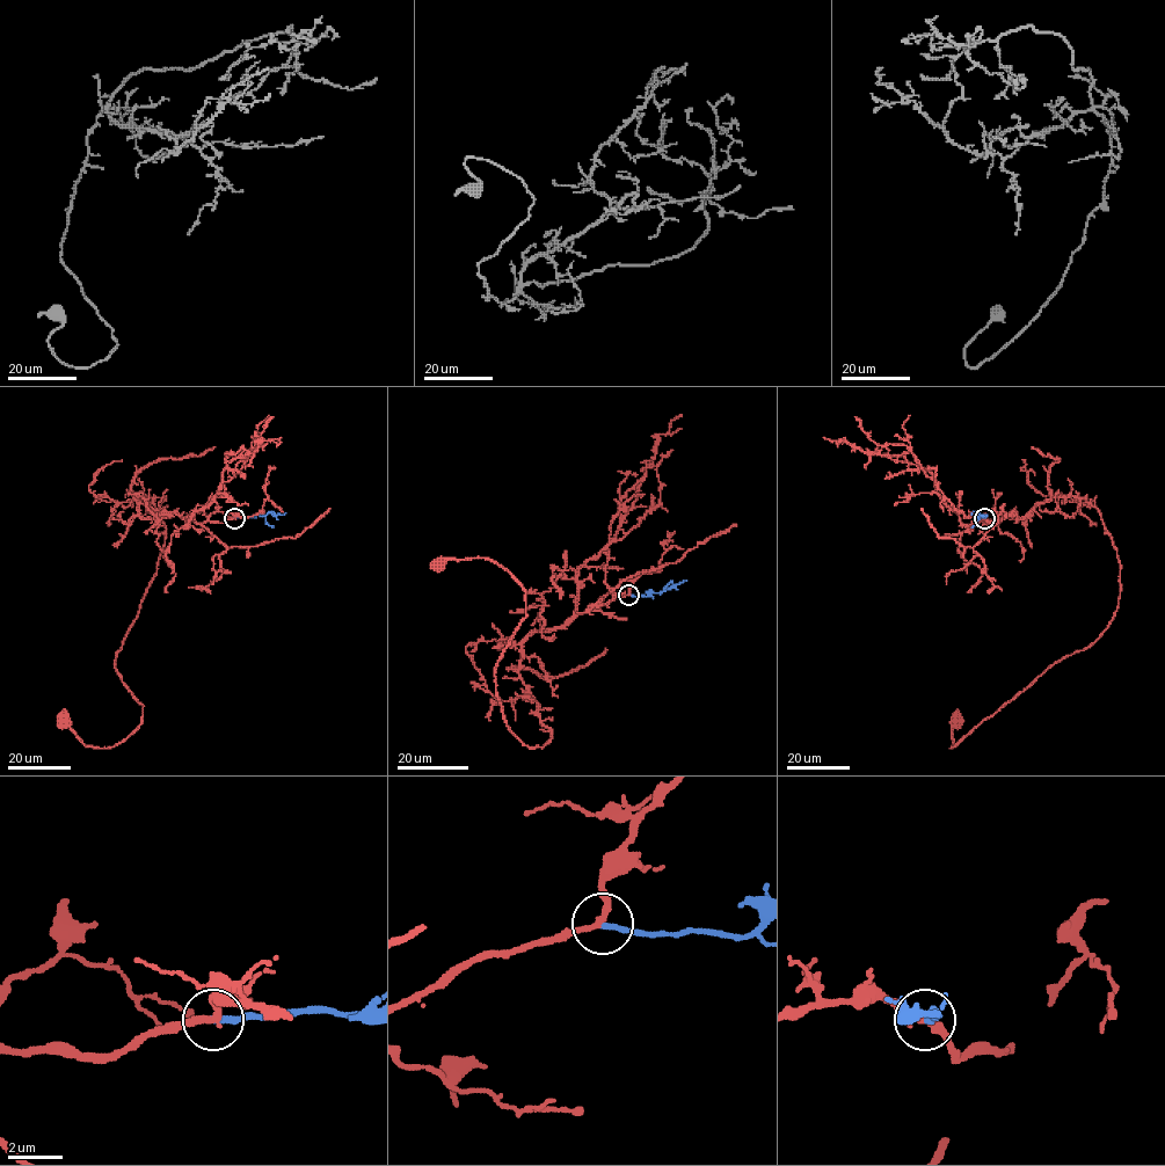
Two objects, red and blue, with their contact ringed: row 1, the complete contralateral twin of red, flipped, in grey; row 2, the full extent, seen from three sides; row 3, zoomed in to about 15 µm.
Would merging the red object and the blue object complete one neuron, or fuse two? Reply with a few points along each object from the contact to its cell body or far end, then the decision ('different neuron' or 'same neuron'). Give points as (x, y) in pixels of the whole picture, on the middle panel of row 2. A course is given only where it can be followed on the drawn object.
red via (628, 595), (523, 642), (552, 730), (531, 748), (494, 668), (525, 590), (485, 558), (437, 563) | blue via (628, 595), (649, 596), (686, 580) | same neuron

